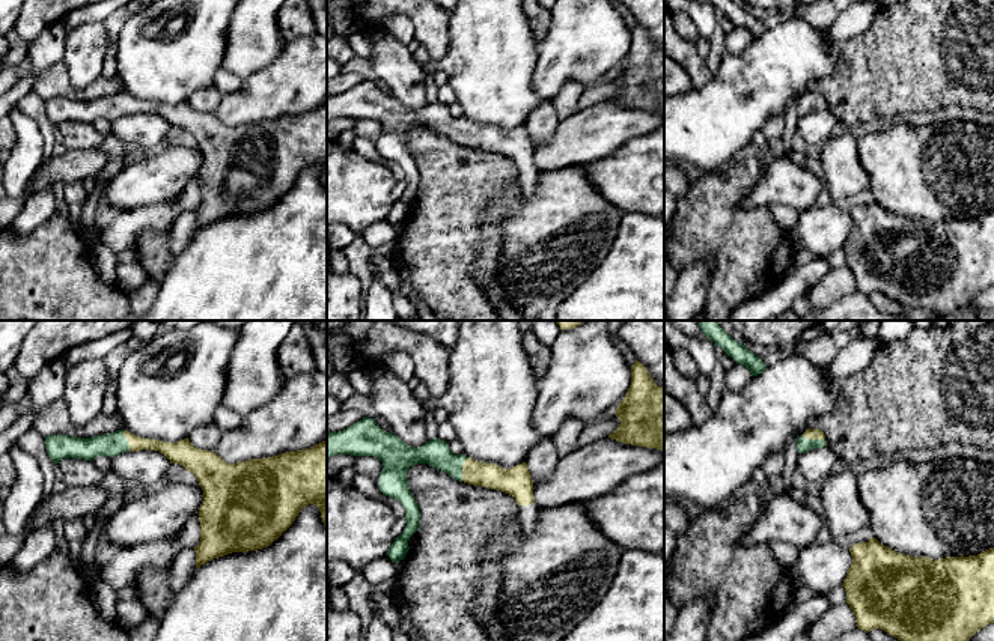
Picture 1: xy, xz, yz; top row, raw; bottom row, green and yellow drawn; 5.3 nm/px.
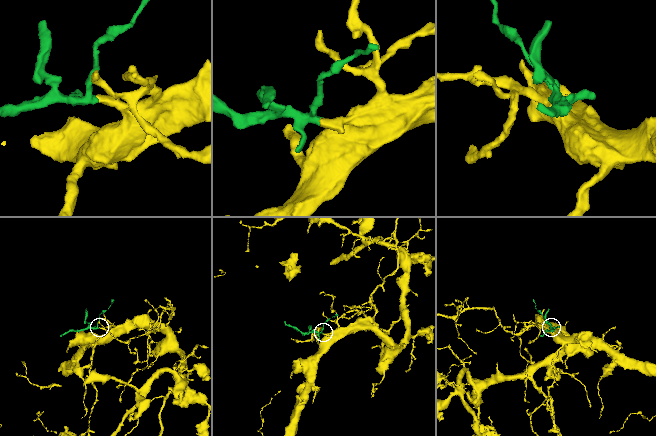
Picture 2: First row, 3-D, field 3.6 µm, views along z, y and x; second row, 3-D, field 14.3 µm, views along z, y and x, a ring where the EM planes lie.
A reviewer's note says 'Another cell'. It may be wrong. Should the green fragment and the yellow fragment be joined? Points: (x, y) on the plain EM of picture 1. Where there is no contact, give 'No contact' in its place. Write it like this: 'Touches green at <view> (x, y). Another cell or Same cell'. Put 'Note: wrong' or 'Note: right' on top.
Note: wrong
Touches green at yz (815, 103). Same cell

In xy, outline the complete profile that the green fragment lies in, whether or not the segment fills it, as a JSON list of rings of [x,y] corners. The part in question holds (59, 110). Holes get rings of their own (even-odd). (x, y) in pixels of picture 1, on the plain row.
[[[128,93],[92,101],[51,98],[45,99],[45,110],[54,126],[68,120],[92,123],[101,117],[113,120],[123,114],[155,113],[172,126],[179,126],[187,135],[194,137],[203,153],[203,164],[199,170],[200,205],[194,209],[196,232],[232,215],[248,215],[270,209],[309,167],[321,173],[324,190],[327,190],[327,102],[306,113],[236,126],[227,126],[214,114],[194,110],[188,101],[163,105],[140,101]]]

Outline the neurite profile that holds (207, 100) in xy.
[[[211,84],[209,87],[200,89],[196,93],[193,93],[188,102],[194,110],[200,113],[214,114],[215,108],[220,104],[220,99],[221,99],[221,95],[215,89],[215,86]]]

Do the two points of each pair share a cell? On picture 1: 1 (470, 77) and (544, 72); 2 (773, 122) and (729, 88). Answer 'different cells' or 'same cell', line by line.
1: different cells
2: different cells

